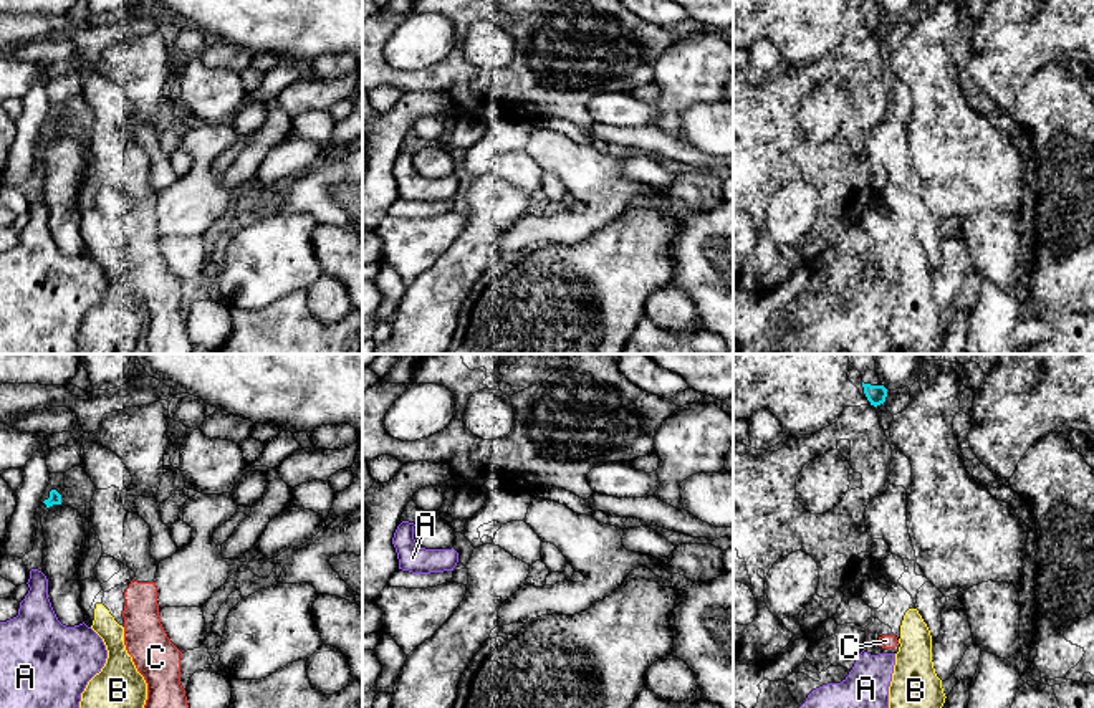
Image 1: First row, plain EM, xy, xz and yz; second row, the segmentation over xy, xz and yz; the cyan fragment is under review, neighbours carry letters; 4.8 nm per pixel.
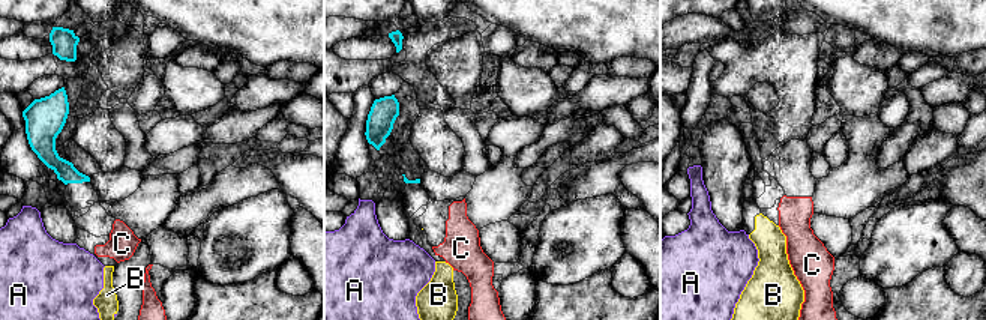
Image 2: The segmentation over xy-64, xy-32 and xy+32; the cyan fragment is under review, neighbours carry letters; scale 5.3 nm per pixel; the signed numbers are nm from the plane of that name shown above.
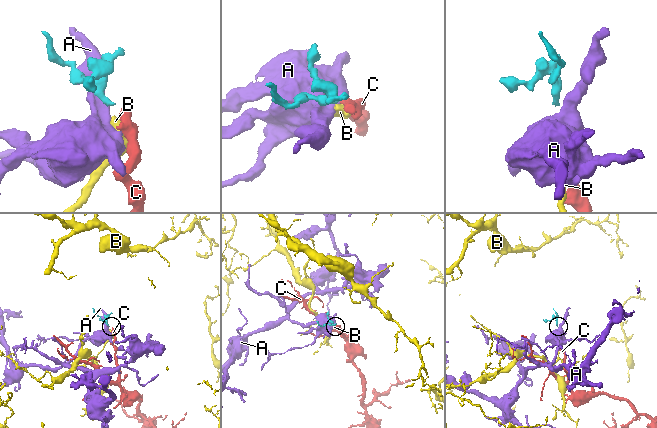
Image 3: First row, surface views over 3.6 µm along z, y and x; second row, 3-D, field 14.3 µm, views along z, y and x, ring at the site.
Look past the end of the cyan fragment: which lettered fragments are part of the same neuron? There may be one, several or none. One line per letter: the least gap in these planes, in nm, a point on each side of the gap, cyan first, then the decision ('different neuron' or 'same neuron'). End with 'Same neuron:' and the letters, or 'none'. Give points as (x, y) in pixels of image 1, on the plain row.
A: 300 nm | xy (47, 136), (37, 199) | different neuron
B: 500 nm | xy (60, 133), (96, 234) | same neuron
C: 500 nm | xy (60, 133), (133, 209) | different neuron
Same neuron: B

